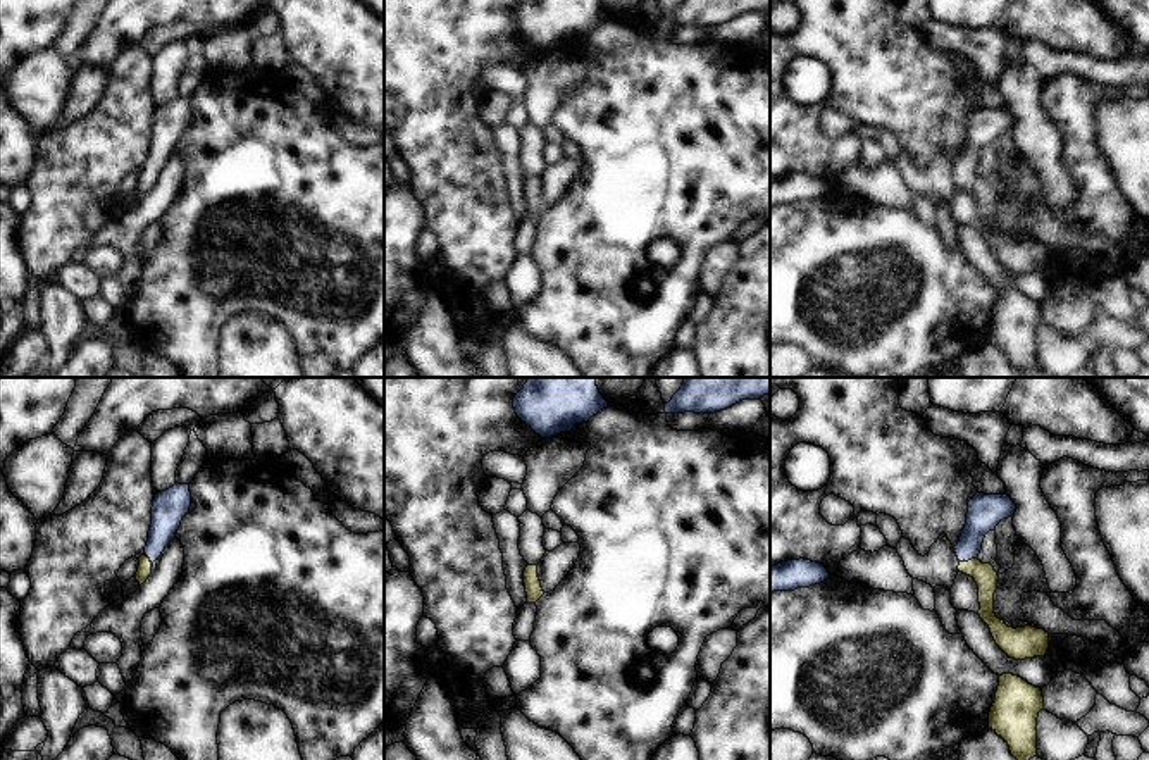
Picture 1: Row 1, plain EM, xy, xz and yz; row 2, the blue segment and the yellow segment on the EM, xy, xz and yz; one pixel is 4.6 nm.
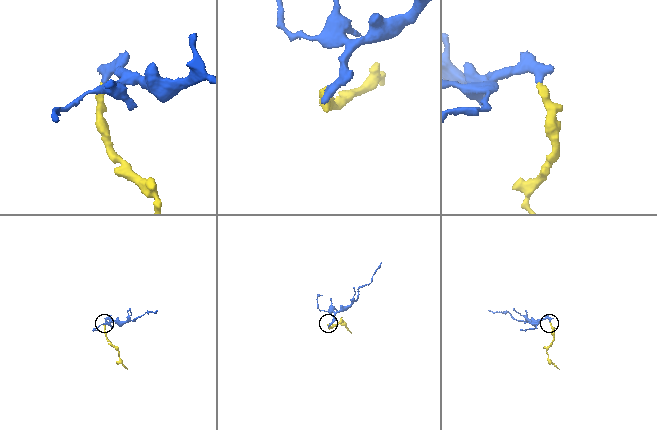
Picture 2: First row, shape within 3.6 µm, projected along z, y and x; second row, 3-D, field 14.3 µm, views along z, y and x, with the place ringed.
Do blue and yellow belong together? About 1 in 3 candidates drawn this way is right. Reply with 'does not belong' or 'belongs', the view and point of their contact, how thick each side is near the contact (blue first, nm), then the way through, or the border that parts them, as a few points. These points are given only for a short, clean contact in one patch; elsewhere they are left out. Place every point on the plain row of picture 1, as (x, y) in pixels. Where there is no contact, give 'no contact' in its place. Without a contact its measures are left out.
belongs; meets blue in yz at (968, 173); 160 nm thick on the blue side, 110 nm on the other; runs through yz (984, 124), (970, 154), (968, 173), (984, 188)

